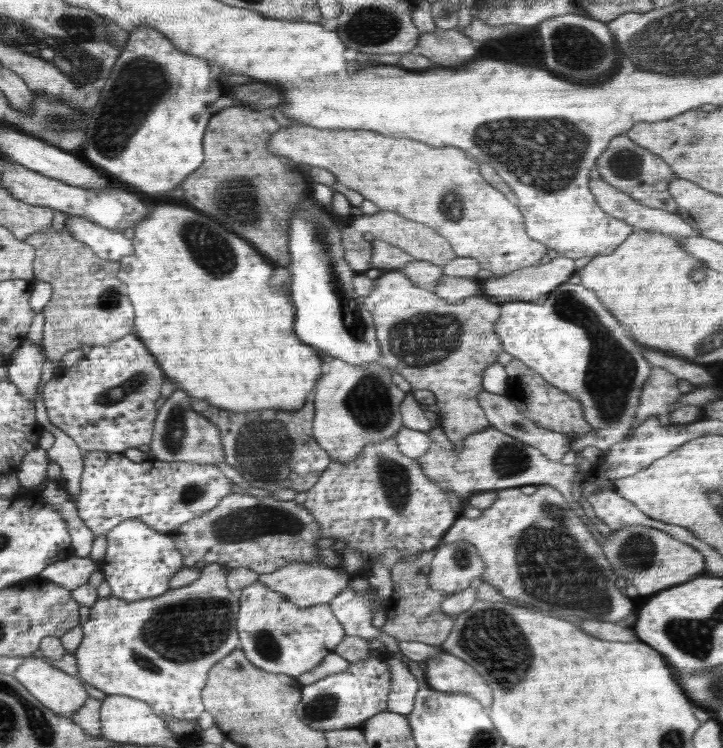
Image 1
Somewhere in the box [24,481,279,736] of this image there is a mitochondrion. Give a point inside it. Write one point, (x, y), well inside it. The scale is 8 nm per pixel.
(188, 630)

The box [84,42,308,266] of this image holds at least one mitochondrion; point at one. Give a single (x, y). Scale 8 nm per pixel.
(139, 85)

